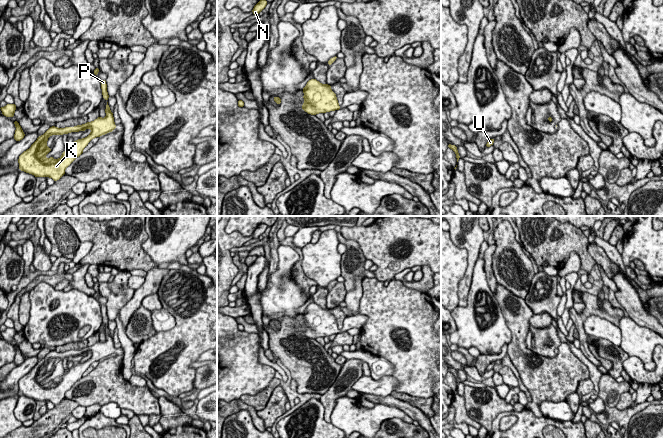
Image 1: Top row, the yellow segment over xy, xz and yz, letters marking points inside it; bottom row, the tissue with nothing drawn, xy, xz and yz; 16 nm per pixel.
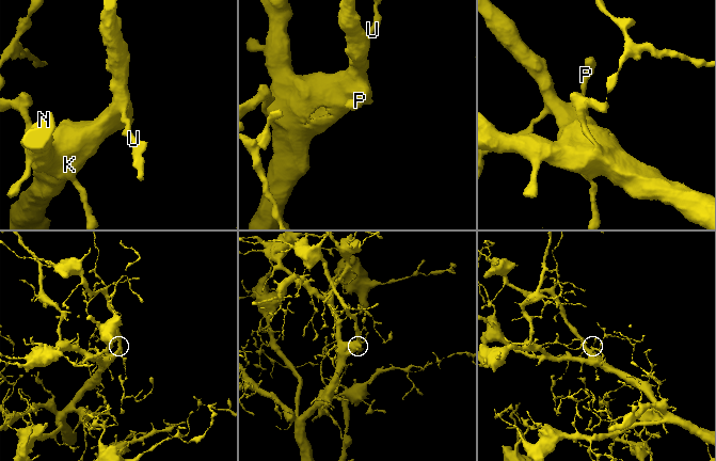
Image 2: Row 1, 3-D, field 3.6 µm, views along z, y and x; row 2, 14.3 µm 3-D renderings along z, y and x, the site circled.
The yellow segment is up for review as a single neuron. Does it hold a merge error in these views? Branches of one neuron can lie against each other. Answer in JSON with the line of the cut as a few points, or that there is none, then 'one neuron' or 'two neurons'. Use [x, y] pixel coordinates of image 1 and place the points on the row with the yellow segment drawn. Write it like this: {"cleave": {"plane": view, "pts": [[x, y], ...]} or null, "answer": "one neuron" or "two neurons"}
{"cleave": null, "answer": "one neuron"}

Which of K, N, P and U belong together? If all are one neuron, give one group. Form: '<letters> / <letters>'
K N P U

